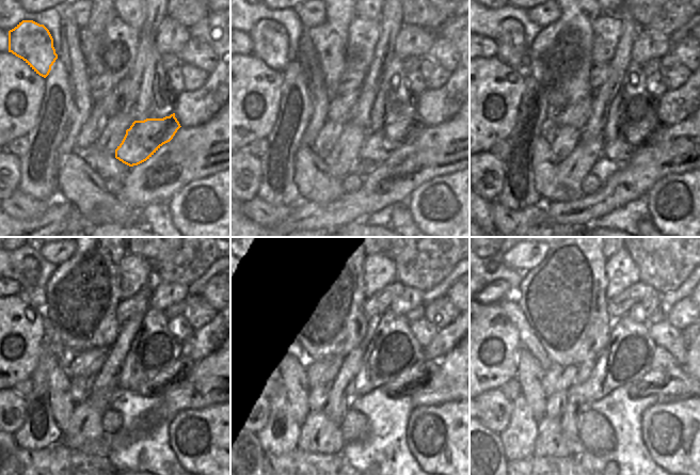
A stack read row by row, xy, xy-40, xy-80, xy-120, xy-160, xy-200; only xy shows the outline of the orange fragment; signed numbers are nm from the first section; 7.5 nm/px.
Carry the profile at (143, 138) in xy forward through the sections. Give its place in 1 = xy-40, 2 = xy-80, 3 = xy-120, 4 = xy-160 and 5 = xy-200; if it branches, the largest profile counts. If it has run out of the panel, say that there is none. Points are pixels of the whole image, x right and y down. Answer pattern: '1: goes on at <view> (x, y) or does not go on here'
1: goes on at xy-40 (378, 147)
2: goes on at xy-80 (620, 149)
3: goes on at xy-120 (155, 386)
4: goes on at xy-160 (420, 373)
5: goes on at xy-200 (673, 382)

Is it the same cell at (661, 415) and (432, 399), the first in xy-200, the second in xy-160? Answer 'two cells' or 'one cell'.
two cells

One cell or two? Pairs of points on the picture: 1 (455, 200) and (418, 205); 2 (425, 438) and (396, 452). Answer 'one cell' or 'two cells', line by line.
1: one cell
2: two cells

